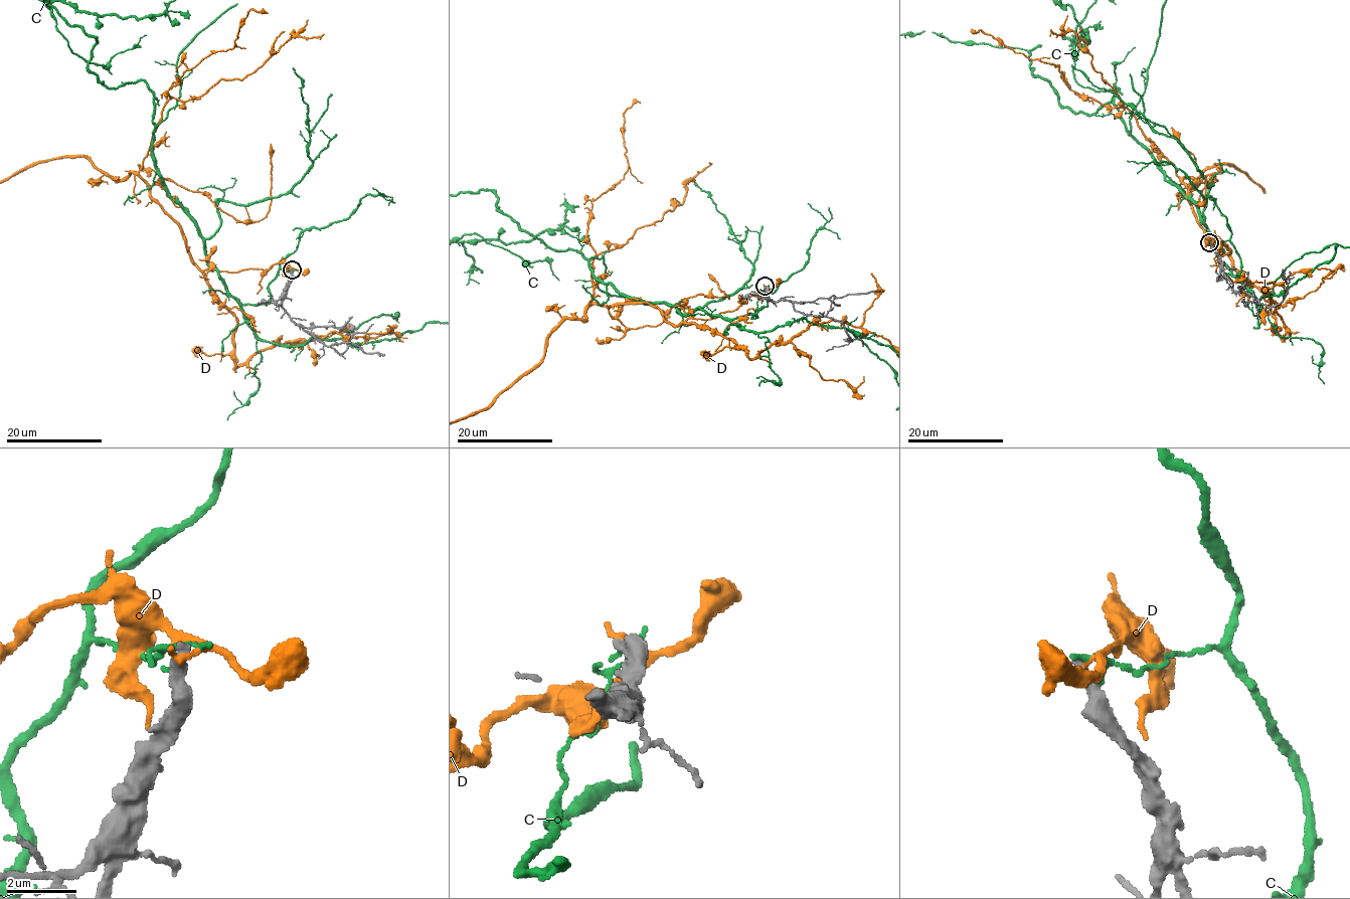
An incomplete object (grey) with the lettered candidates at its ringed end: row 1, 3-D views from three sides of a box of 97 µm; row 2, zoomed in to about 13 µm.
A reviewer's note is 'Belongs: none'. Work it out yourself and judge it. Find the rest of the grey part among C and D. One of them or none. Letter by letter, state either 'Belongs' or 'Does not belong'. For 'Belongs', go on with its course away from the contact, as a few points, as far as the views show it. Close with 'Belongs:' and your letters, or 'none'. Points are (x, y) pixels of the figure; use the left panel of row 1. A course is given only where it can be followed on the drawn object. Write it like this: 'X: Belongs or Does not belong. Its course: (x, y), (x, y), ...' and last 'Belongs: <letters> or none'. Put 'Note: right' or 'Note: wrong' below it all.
C: Does not belong
D: Does not belong
Belongs: none
Note: right

